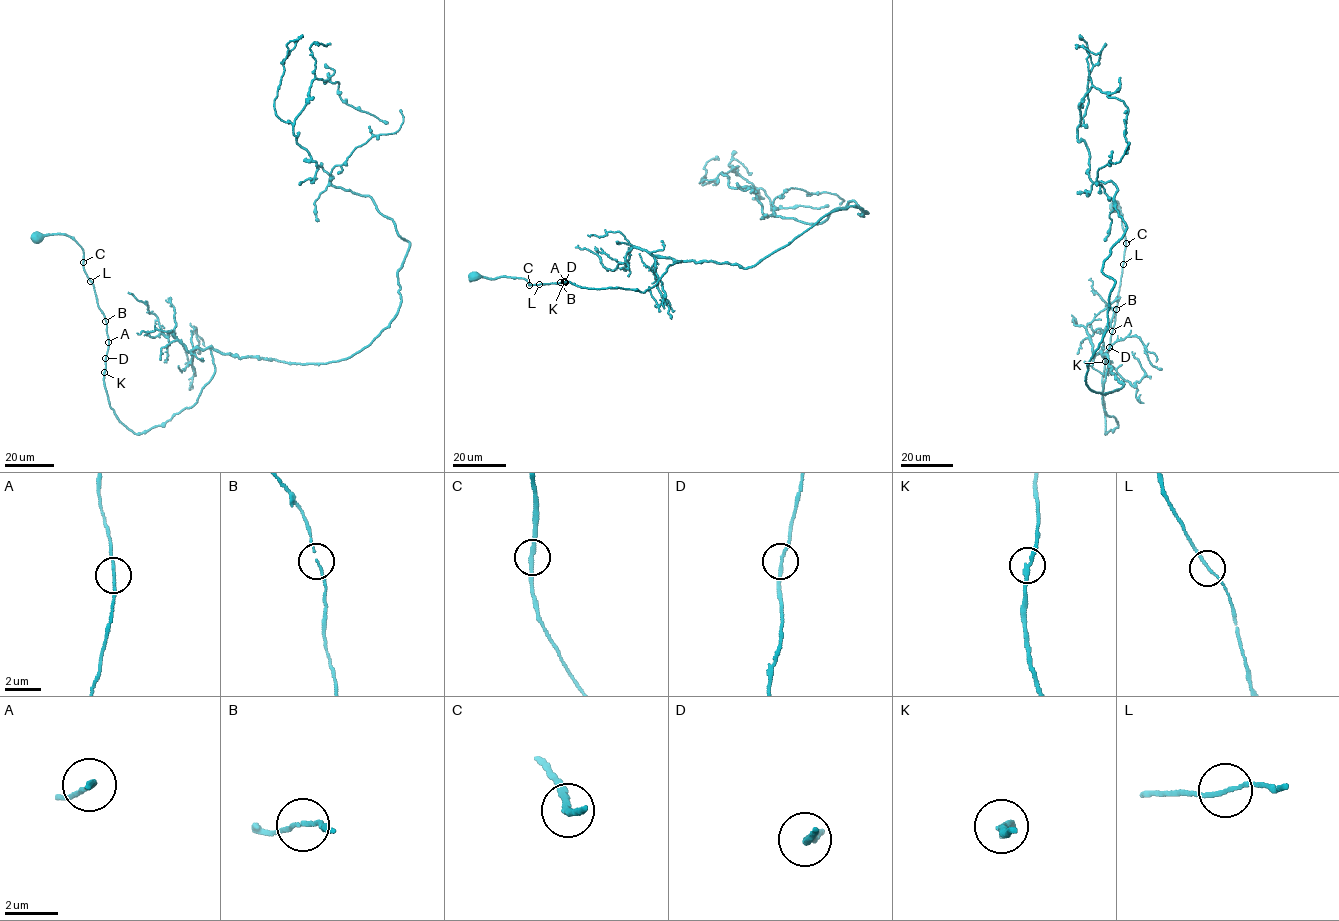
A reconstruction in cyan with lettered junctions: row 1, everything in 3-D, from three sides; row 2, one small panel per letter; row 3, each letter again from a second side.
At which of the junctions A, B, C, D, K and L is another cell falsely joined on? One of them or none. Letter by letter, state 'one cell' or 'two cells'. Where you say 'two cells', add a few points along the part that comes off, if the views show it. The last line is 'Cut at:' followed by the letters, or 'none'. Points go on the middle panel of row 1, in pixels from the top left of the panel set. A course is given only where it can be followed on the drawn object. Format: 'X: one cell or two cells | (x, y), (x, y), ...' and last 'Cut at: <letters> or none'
A: one cell
B: one cell
C: one cell
D: one cell
K: one cell
L: one cell
Cut at: none

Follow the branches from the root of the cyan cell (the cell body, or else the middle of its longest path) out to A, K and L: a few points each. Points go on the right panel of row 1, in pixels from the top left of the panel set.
A: (1115, 205), (1120, 208), (1125, 249), (1112, 331)
K: (1115, 205), (1120, 208), (1125, 249), (1105, 362)
L: (1115, 205), (1120, 208), (1125, 238), (1123, 264)

